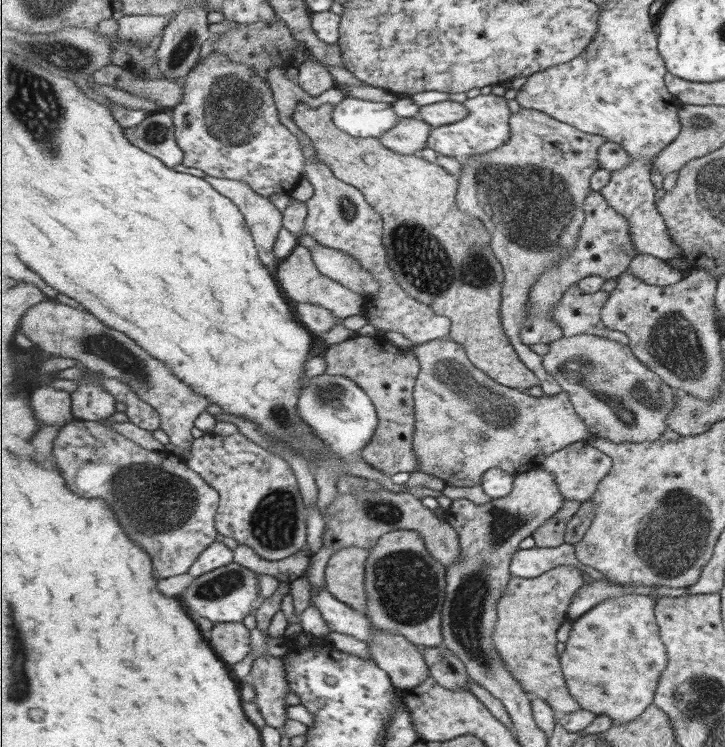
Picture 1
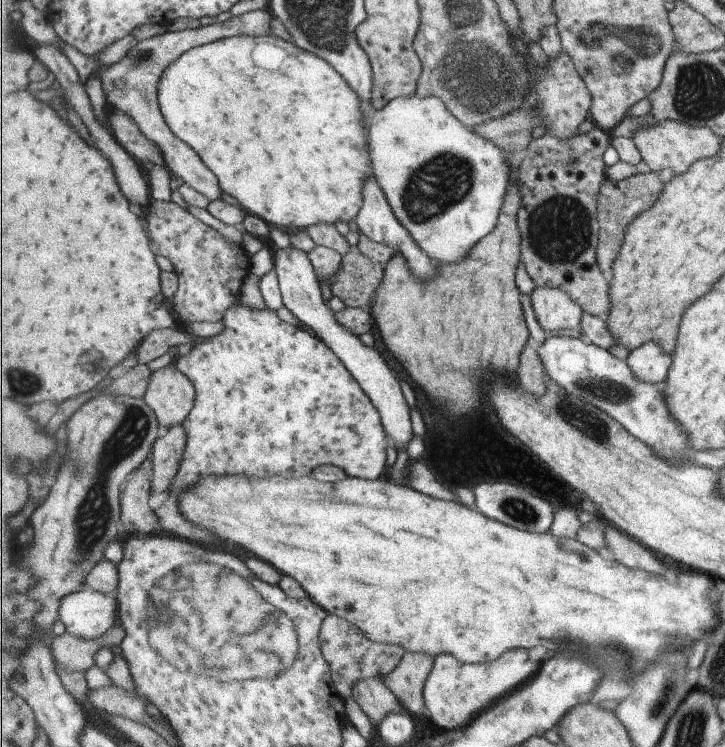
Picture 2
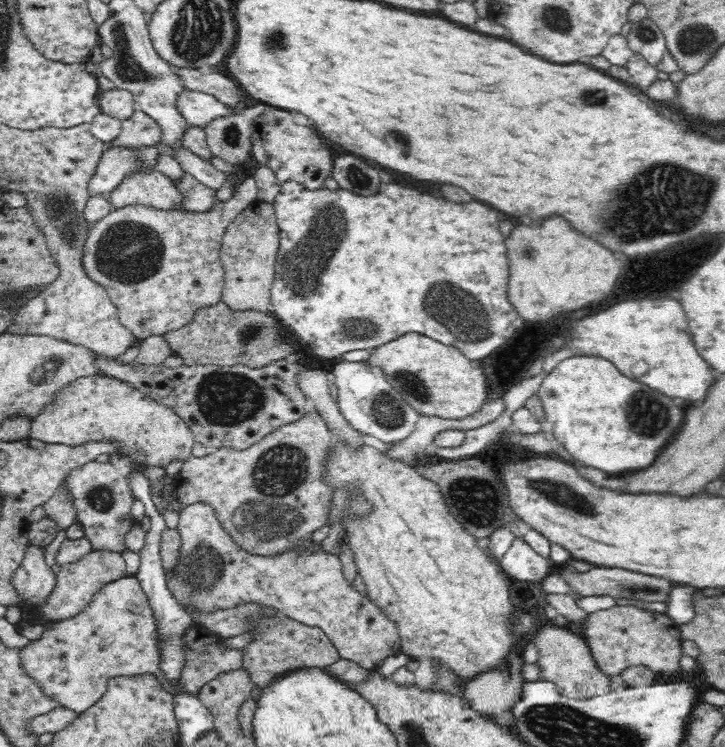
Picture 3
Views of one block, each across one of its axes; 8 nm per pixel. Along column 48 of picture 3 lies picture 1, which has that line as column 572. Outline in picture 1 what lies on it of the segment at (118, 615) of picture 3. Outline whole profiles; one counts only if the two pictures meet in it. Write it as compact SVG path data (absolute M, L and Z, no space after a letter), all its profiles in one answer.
M626 594L625 596L617 596L608 598L586 612L580 619L572 621L572 631L569 640L565 643L565 651L561 655L562 669L566 675L567 686L570 687L571 695L578 699L583 709L594 712L596 715L606 714L614 720L614 724L627 724L642 716L651 705L654 704L655 694L657 694L660 678L663 671L669 664L669 653L665 643L663 642L658 619L656 618L656 602L645 595Z

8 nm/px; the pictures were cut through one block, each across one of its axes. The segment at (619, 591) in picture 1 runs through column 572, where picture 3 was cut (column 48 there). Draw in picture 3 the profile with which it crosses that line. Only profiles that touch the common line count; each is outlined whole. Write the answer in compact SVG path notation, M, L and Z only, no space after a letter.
M102 550L91 551L77 562L60 566L58 572L56 572L56 588L50 596L50 600L46 602L46 606L42 606L42 616L45 621L68 620L80 614L99 588L109 582L128 576L124 562L121 553Z

